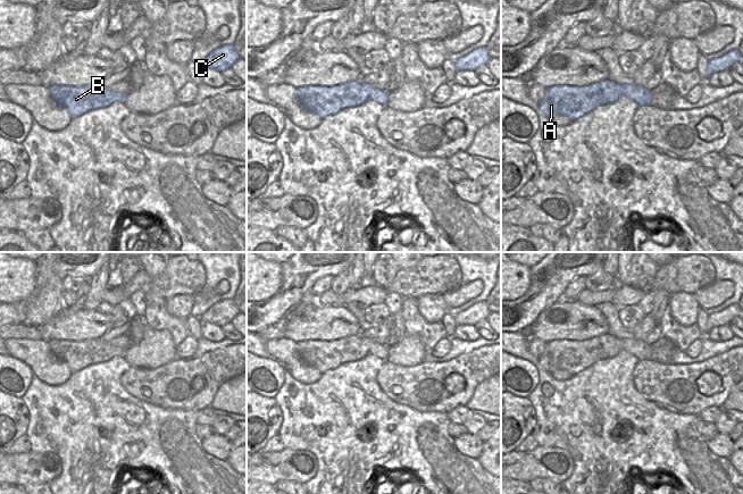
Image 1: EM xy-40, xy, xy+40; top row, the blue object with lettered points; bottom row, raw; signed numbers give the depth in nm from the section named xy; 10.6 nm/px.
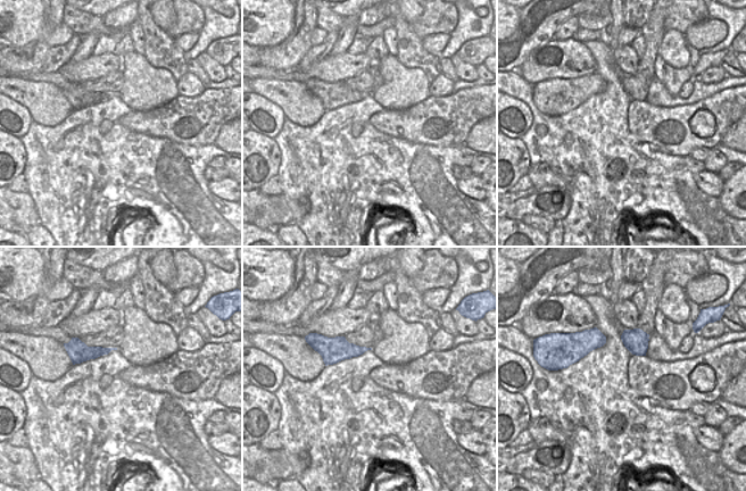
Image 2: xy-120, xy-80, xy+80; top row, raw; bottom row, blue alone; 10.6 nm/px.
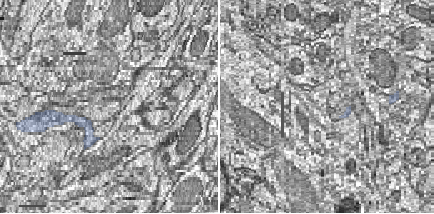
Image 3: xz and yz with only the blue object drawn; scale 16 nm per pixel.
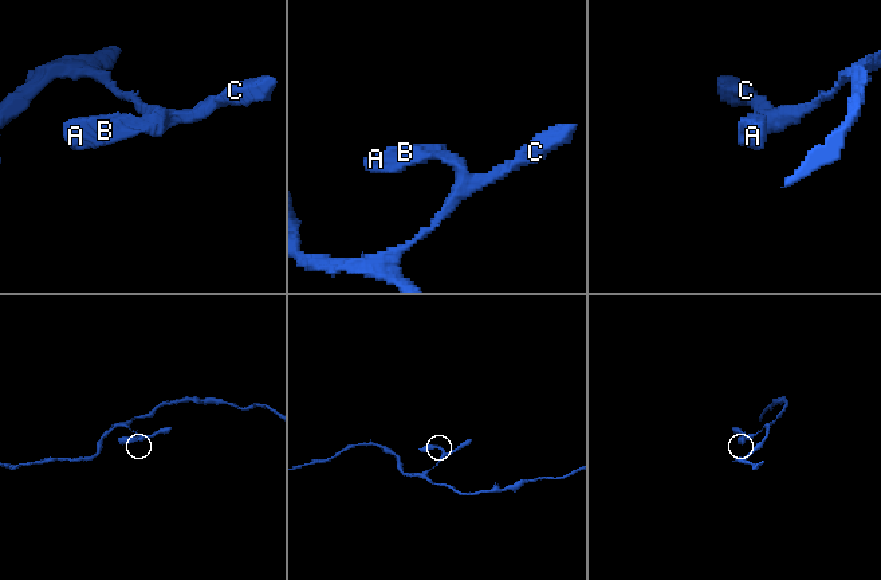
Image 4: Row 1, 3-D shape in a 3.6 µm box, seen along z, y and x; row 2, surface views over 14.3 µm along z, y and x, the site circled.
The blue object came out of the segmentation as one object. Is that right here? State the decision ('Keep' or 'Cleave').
Keep

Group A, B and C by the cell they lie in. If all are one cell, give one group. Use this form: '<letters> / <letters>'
A B C

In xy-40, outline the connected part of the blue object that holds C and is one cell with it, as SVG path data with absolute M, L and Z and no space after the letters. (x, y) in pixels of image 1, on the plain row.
M226 299L211 305L201 317L201 321L208 321L217 326L231 324L232 320L240 313L233 299Z

